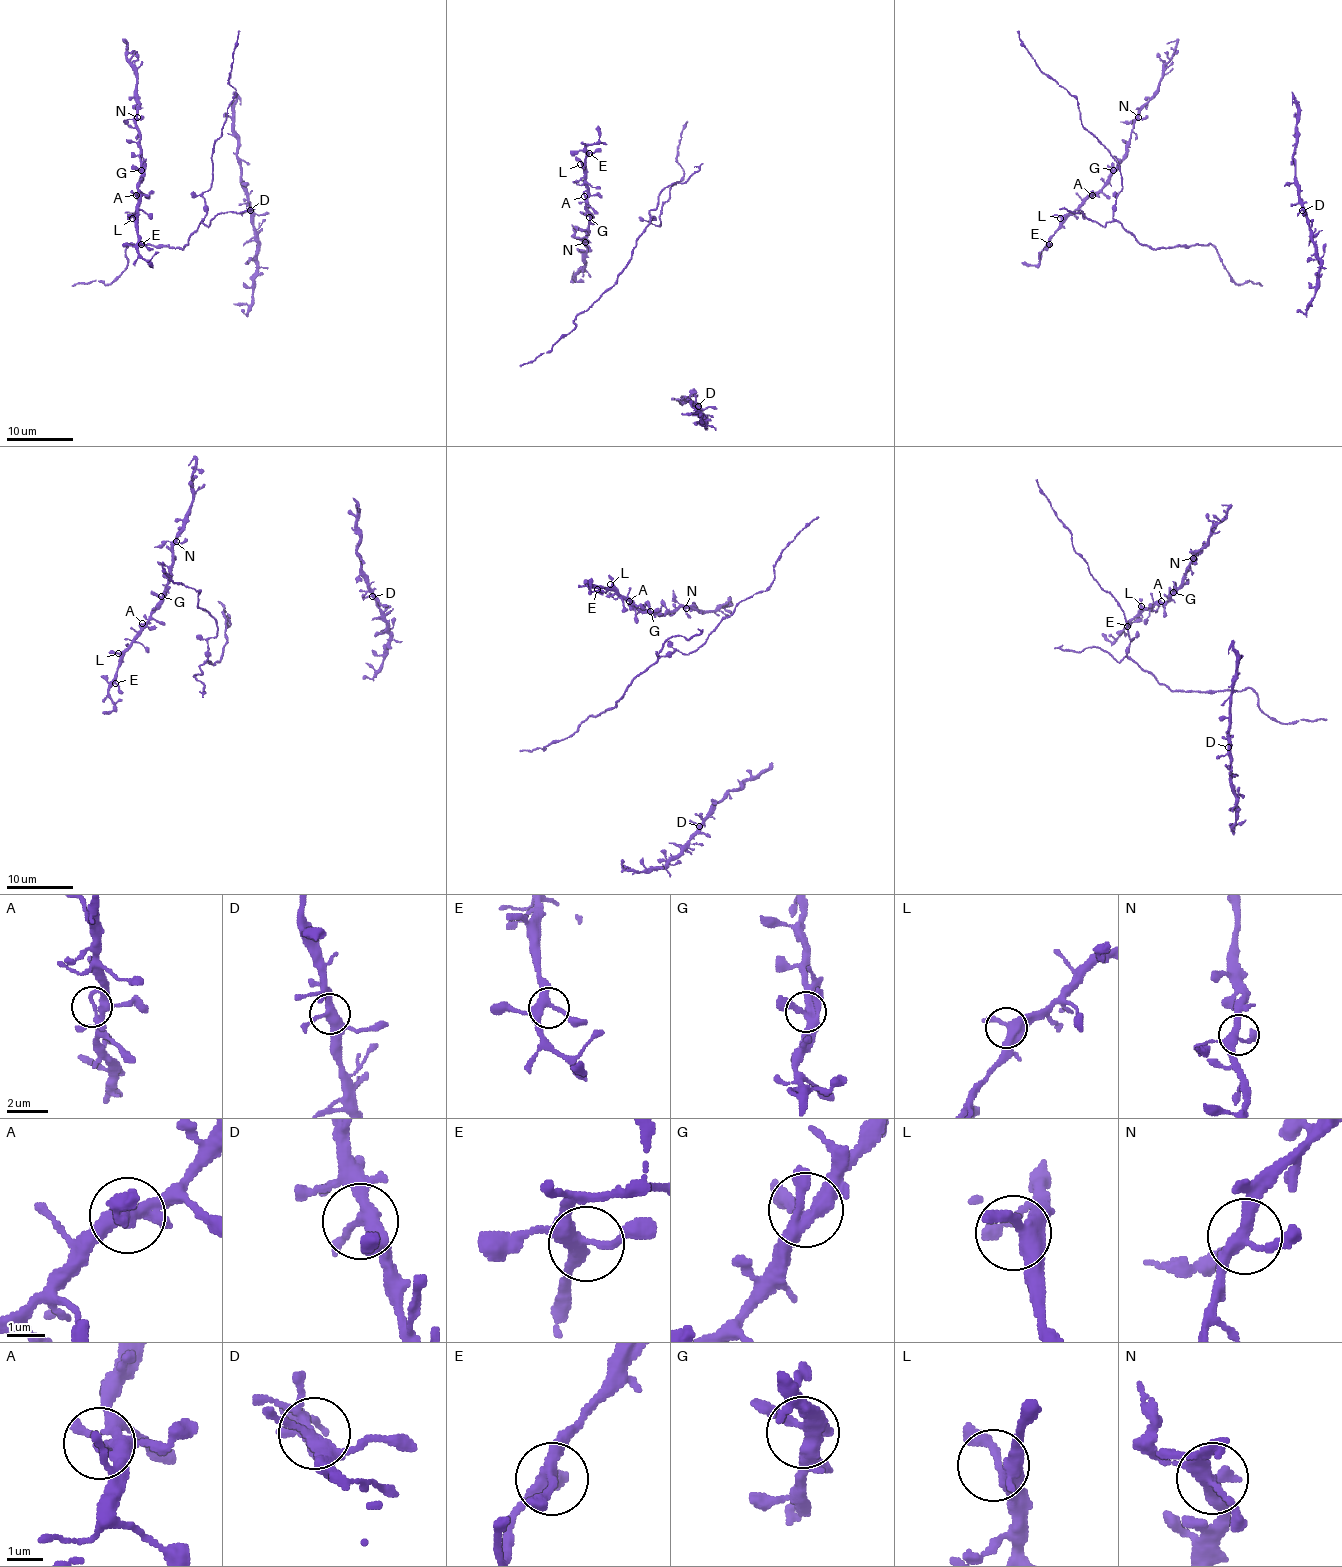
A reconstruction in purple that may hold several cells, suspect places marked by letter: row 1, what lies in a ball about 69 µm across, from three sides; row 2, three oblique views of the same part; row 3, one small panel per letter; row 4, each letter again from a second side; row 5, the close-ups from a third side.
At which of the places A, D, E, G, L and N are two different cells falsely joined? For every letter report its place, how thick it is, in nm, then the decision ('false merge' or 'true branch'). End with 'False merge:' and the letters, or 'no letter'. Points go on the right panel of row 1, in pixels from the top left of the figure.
A: at (1092, 195); 280 nm thick; true branch
D: at (1302, 210); 320 nm thick; true branch
E: at (1049, 244); 320 nm thick; true branch
G: at (1113, 170); 360 nm thick; true branch
L: at (1060, 218); 360 nm thick; true branch
N: at (1138, 117); 320 nm thick; true branch
False merge: no letter

